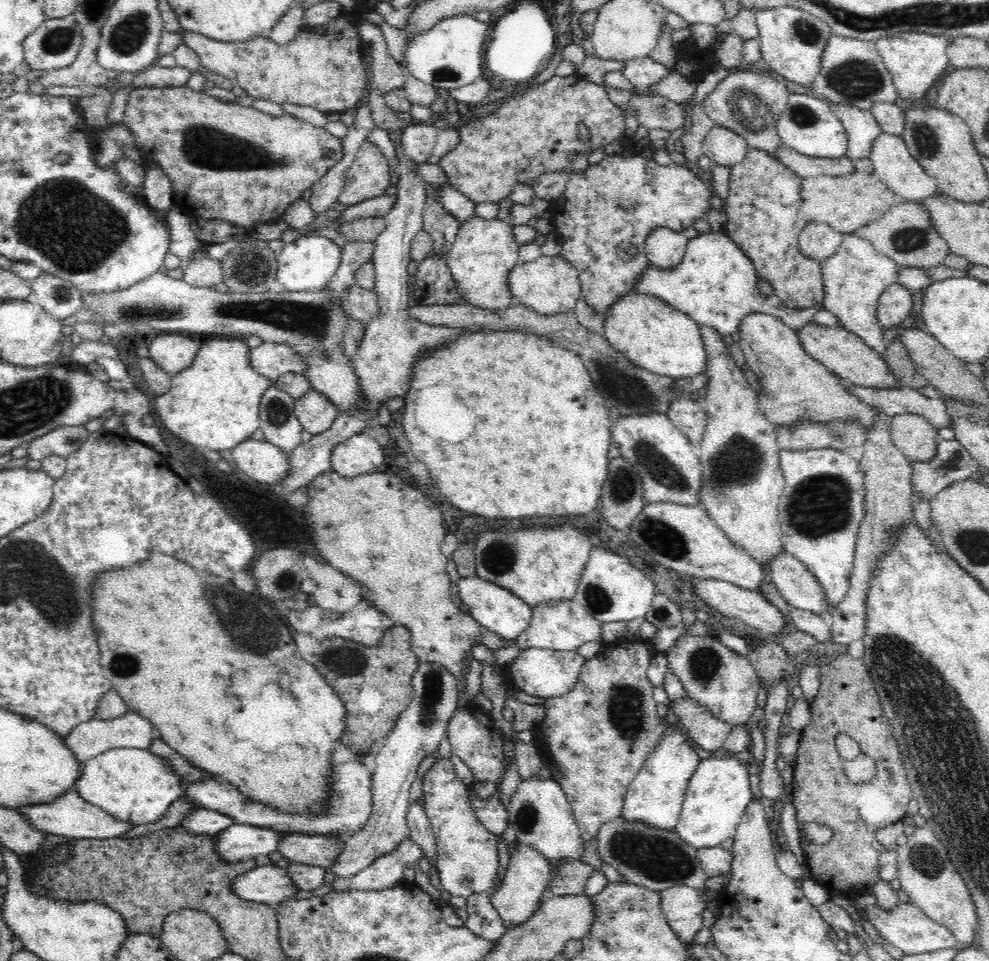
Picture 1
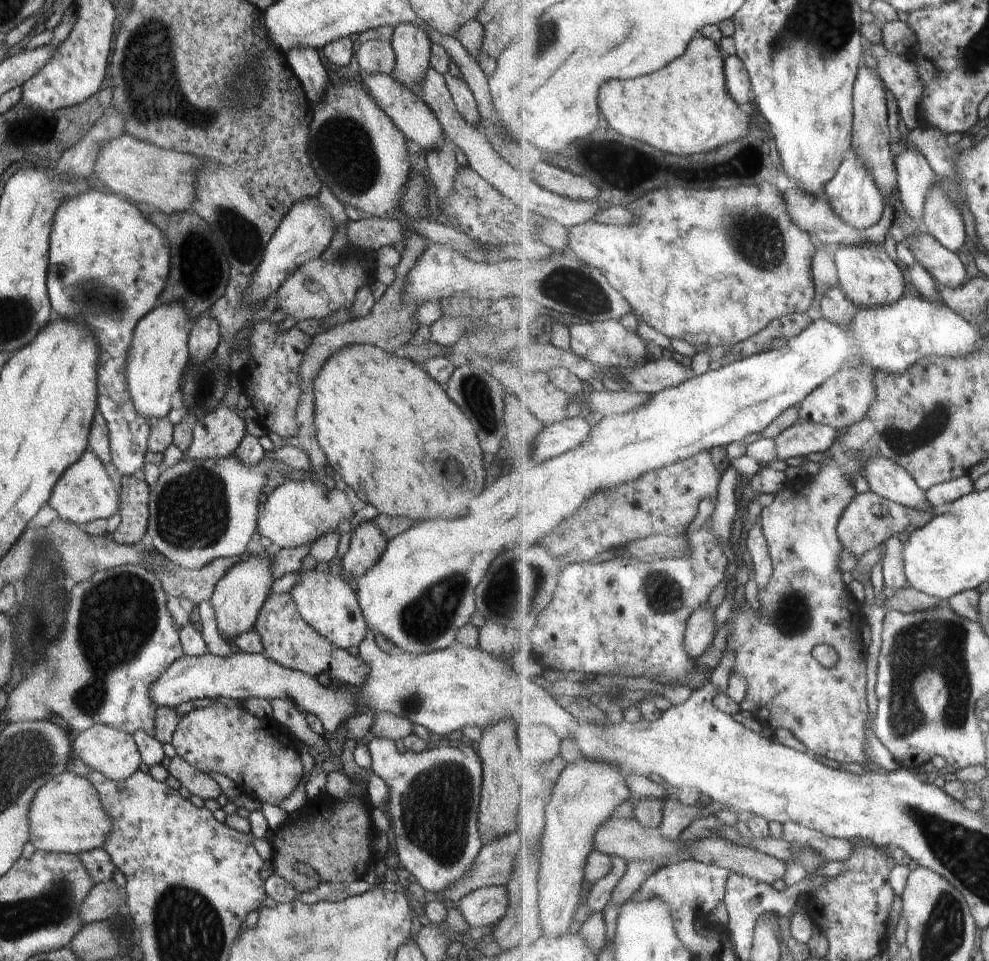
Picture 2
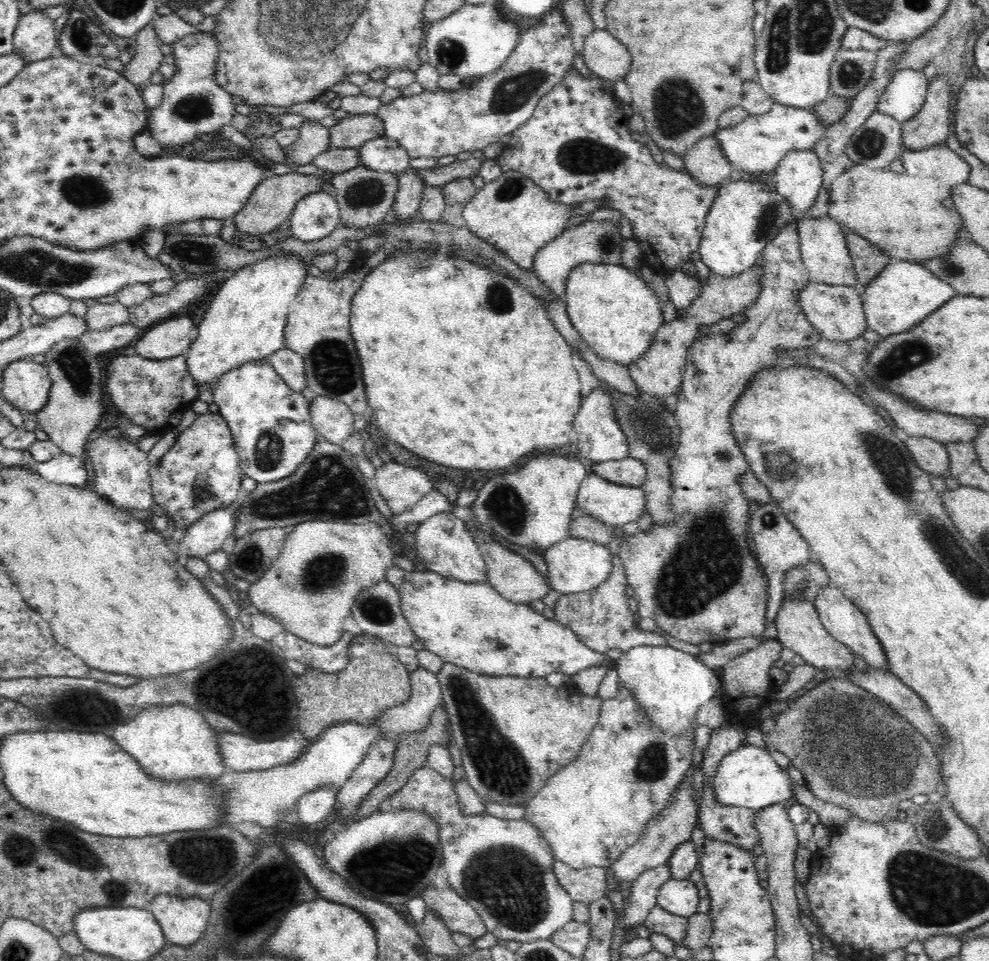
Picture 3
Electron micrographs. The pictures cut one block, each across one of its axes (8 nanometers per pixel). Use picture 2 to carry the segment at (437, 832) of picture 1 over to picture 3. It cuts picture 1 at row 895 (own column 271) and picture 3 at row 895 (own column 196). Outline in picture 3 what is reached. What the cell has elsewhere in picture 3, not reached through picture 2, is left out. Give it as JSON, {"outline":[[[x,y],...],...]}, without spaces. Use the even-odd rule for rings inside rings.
{"outline":[[[428,765],[416,769],[407,783],[390,796],[390,806],[394,812],[423,810],[436,821],[443,852],[441,866],[448,873],[451,888],[476,910],[487,932],[492,932],[496,938],[522,943],[544,940],[573,920],[573,900],[558,883],[553,870],[555,859],[552,849],[544,841],[541,832],[525,818],[506,820],[496,818],[485,810],[478,814],[464,815],[452,778],[442,777]]]}

